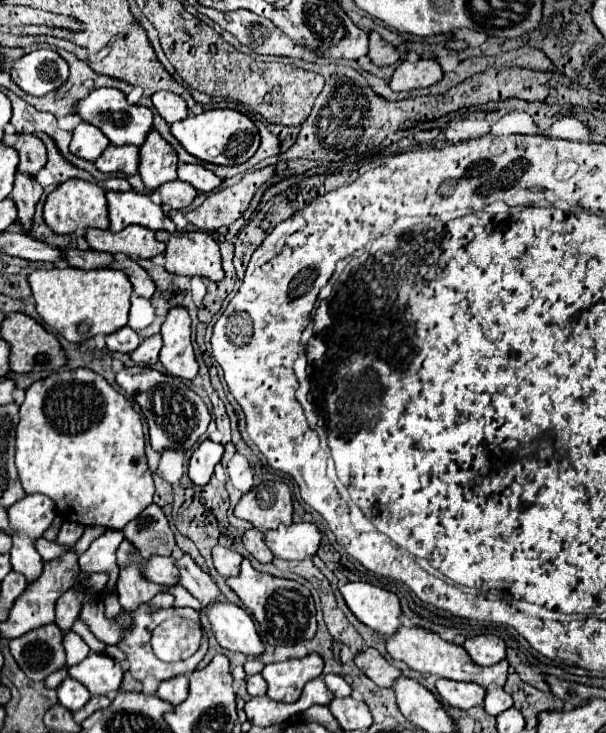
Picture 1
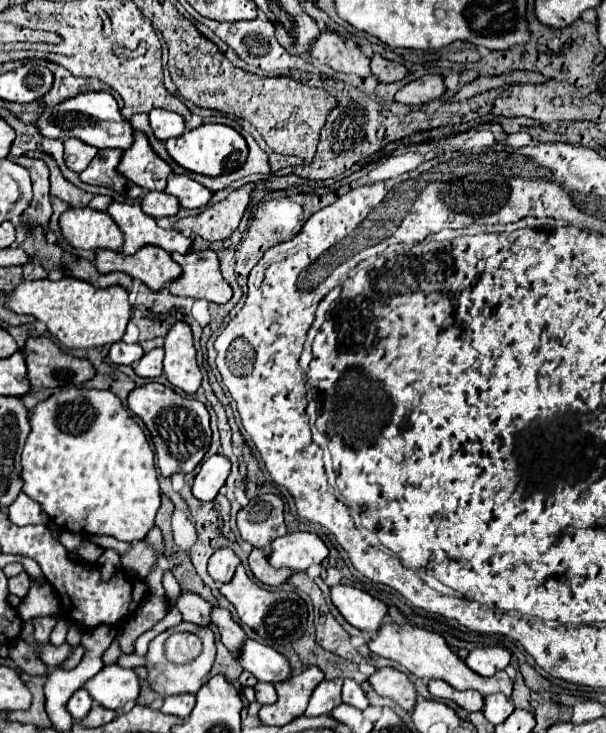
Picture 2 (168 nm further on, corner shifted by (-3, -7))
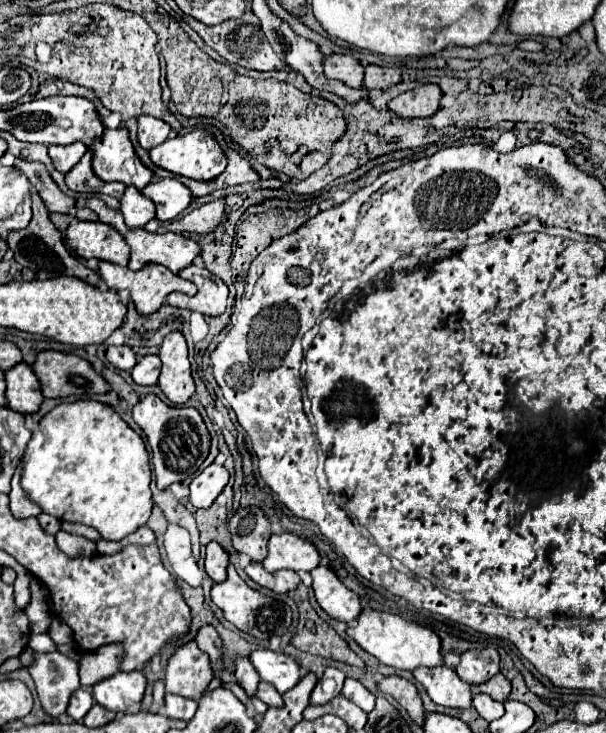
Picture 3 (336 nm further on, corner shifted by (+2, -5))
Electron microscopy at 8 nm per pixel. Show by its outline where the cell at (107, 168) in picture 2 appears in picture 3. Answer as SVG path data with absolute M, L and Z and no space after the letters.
M88 150L84 158L66 174L66 184L74 192L96 192L96 194L110 194L114 198L122 198L126 186L122 182L104 182L92 170L92 152Z

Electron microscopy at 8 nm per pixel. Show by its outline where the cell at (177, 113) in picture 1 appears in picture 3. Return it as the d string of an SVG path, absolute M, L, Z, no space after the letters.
M140 116L138 118L138 142L146 150L152 150L154 146L168 140L170 130L172 128L158 118L152 118L152 116Z

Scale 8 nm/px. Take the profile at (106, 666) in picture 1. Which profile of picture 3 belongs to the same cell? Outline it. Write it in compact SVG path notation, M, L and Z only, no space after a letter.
M140 670L116 672L92 686L94 700L112 712L124 712L132 702L140 702L144 696L146 678Z

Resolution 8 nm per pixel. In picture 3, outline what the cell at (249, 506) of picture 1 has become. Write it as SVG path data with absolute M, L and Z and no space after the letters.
M258 506L238 508L228 526L232 532L232 546L238 552L248 554L252 560L262 562L266 556L268 538L272 536L266 512Z

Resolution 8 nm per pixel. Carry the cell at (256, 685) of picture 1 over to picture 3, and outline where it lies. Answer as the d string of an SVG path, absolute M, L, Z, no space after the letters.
M260 682L258 684L258 690L256 690L256 698L266 702L268 706L282 706L282 696L278 694L278 690L268 684L268 682Z

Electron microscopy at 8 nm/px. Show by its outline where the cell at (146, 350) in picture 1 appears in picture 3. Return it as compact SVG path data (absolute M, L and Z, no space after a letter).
M148 354L144 358L138 360L138 364L132 368L132 380L136 384L156 384L158 382L158 374L160 374L160 358L156 354Z

